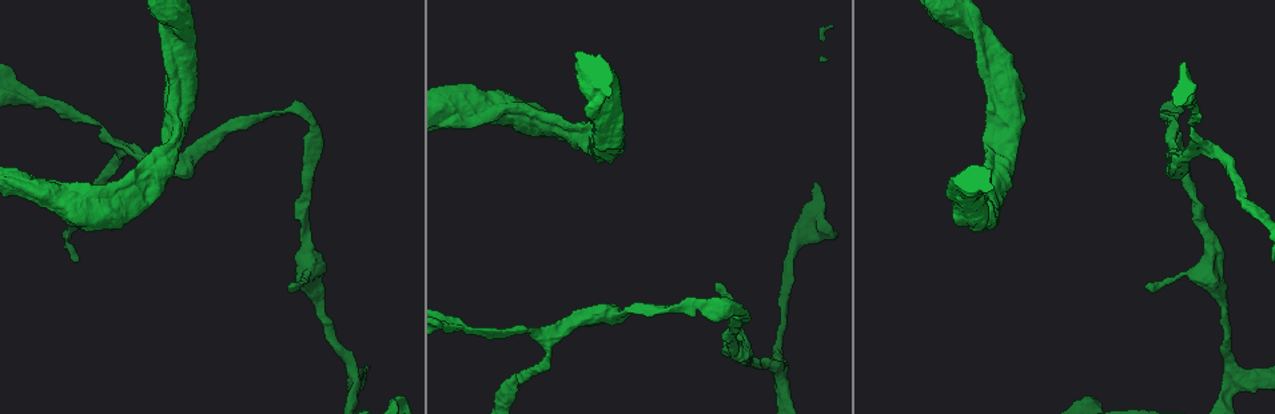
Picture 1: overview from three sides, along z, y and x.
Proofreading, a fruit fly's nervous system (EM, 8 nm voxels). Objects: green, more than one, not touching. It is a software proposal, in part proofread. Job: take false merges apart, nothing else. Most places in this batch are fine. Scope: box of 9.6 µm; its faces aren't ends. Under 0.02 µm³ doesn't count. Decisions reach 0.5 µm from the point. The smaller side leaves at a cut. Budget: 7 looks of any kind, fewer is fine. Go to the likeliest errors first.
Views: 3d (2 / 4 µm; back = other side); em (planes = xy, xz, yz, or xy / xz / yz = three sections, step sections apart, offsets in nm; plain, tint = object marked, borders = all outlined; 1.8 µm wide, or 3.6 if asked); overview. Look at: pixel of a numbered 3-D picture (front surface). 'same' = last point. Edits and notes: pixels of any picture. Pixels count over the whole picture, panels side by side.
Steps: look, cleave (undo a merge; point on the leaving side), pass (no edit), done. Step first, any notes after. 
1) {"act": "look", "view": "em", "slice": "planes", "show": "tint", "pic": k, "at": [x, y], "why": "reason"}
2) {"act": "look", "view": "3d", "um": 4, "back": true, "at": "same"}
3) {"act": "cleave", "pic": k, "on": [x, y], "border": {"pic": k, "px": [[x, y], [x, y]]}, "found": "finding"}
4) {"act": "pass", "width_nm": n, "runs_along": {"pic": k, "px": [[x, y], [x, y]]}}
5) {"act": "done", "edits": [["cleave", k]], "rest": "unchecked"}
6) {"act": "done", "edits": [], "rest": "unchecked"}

{"act": "look", "view": "em", "um": 3.6, "slice": "planes", "show": "borders", "pic": 1, "at": [196, 149], "why": "thick turns thin"}

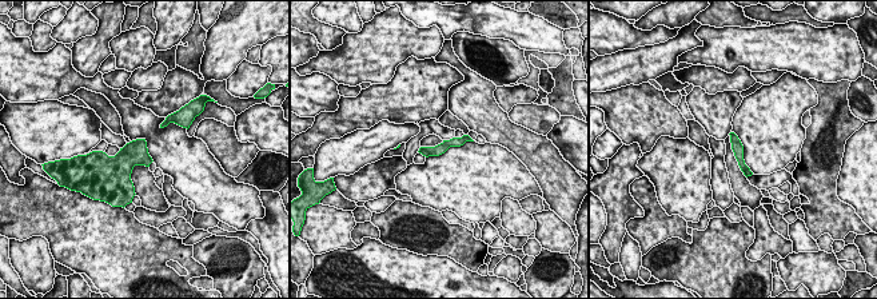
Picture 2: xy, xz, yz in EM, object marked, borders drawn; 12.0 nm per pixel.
{"act": "pass", "runs_along": {"pic": 2, "px": [[466, 138], [438, 150], [422, 150]]}, "found": "one neuron here"}

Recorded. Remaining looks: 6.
{"act": "look", "view": "3d", "um": 4, "pic": 1, "at": [1207, 273], "why": "thick turns thin"}

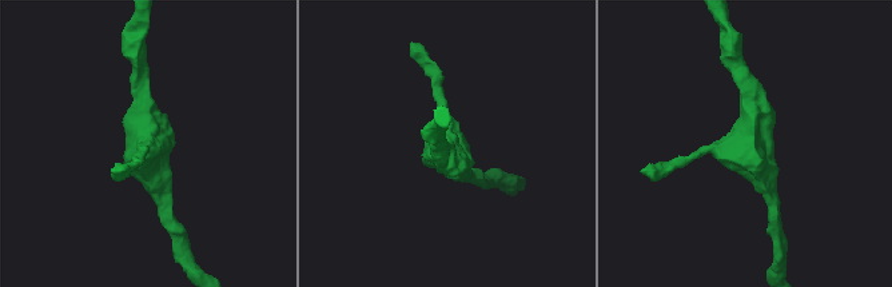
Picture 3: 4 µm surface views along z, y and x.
{"act": "look", "view": "em", "slice": "xz", "step": 4, "show": "tint", "pic": 3, "at": [746, 147], "why": "need the tissue"}

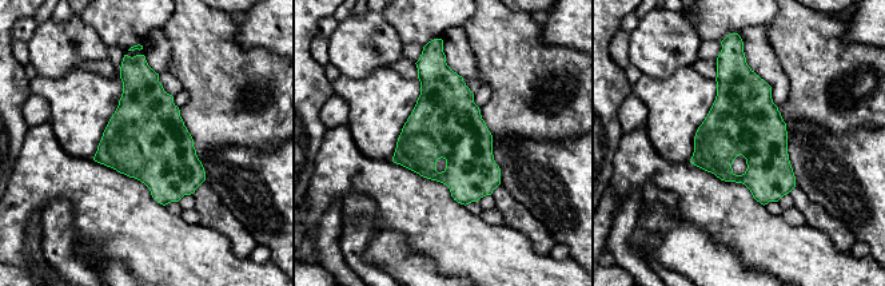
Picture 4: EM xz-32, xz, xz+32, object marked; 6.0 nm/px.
{"act": "look", "view": "em", "slice": "planes", "show": "tint", "at": "same", "why": "cut it another way"}

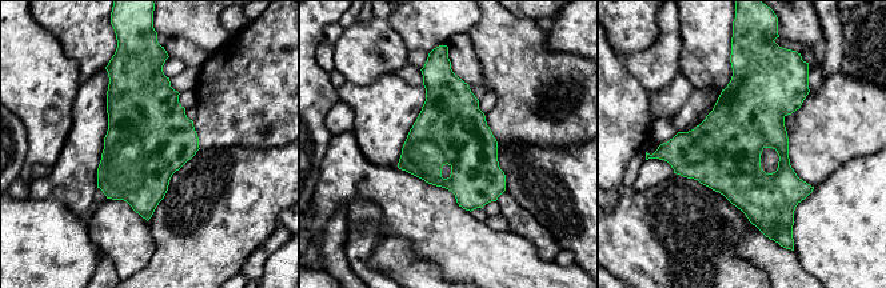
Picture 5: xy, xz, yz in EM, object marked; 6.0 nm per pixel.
{"act": "pass", "found": "continuous, no second neuron"}

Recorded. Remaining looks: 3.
{"act": "look", "view": "3d", "um": 2, "pic": 1, "at": [1207, 147], "why": "a fork"}

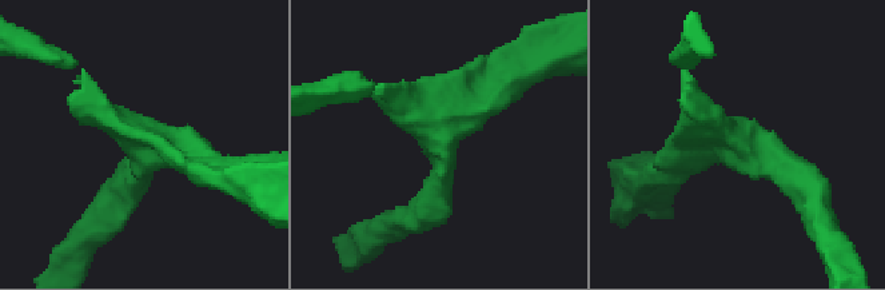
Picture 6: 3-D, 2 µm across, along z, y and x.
{"act": "look", "view": "em", "slice": "xy", "step": 8, "show": "tint", "pic": 6, "at": [450, 131], "why": "shape alone is not enough"}

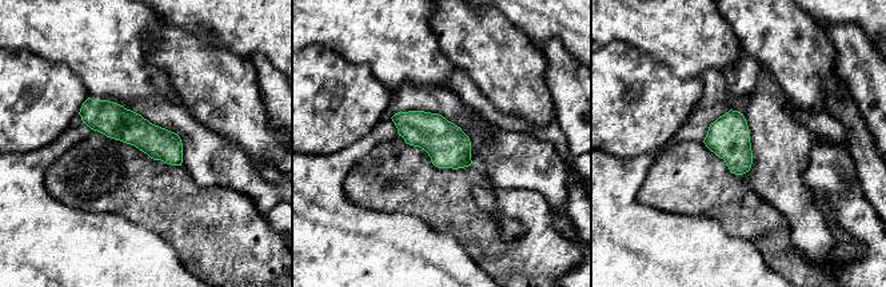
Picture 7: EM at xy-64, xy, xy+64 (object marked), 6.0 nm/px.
{"act": "look", "view": "em", "slice": "planes", "show": "borders", "at": "same"}

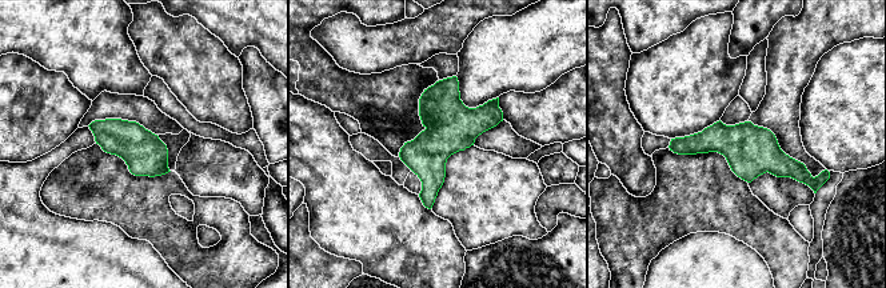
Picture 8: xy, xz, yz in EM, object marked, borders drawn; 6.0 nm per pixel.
{"act": "pass", "runs_along": {"pic": 8, "px": [[673, 144], [743, 144], [810, 179]]}, "found": "one neuron here"}

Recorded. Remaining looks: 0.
{"act": "done", "edits": [], "rest": "unchecked"}

